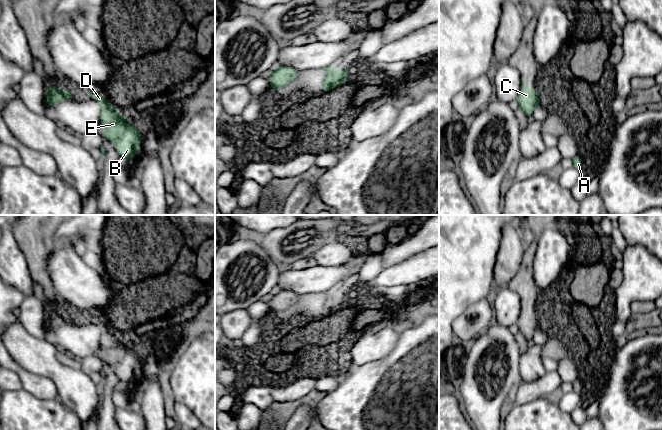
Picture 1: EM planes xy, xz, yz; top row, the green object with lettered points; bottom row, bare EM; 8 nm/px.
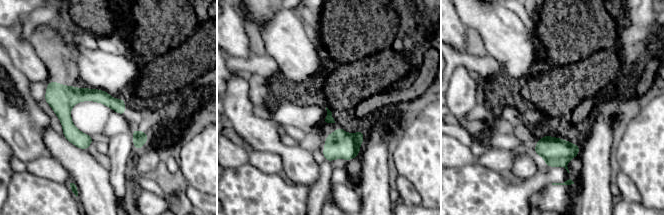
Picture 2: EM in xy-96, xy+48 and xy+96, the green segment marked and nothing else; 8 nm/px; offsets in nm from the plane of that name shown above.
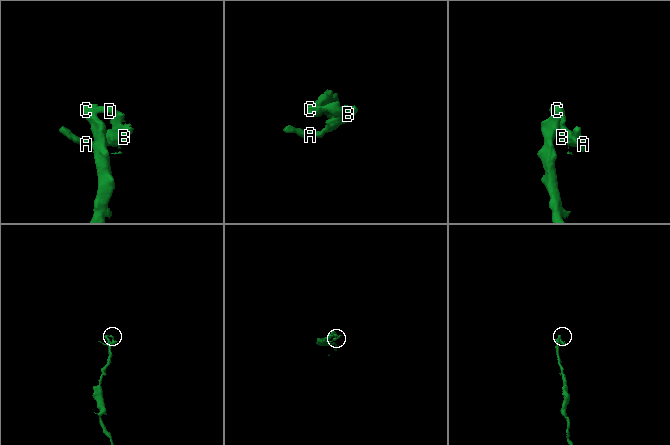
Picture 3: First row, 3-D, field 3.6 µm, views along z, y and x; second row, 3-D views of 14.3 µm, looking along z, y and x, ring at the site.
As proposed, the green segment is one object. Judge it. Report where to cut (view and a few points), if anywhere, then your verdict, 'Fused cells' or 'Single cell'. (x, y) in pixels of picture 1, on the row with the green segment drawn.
No split. Single cell

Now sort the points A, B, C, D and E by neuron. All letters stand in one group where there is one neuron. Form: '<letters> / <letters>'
A B C D E

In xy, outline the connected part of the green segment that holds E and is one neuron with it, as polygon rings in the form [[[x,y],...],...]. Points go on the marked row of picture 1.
[[[89,91],[88,94],[92,95],[101,107],[100,124],[105,129],[104,141],[114,142],[115,150],[121,158],[135,159],[142,142],[142,134],[136,131],[137,126],[130,122],[125,128],[123,121],[129,120],[127,116],[119,116],[118,108],[110,104],[101,94],[95,91]]]

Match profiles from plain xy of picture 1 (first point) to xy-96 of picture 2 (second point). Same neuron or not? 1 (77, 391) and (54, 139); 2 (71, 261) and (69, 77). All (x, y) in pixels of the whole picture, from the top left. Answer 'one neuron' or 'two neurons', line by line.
1: one neuron
2: two neurons

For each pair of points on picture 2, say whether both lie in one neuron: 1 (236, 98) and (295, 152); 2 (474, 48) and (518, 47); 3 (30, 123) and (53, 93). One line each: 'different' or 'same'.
1: same
2: different
3: different

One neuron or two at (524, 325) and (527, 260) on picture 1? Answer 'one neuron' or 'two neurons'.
one neuron

